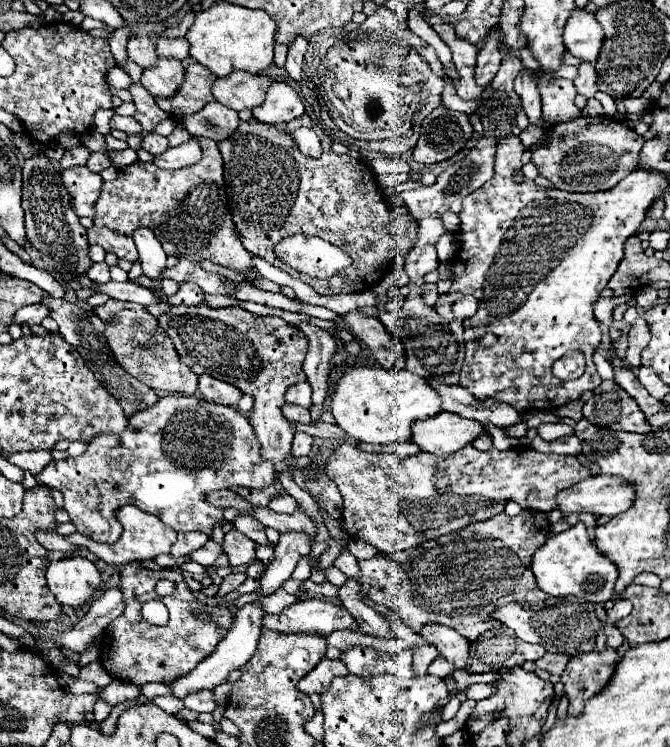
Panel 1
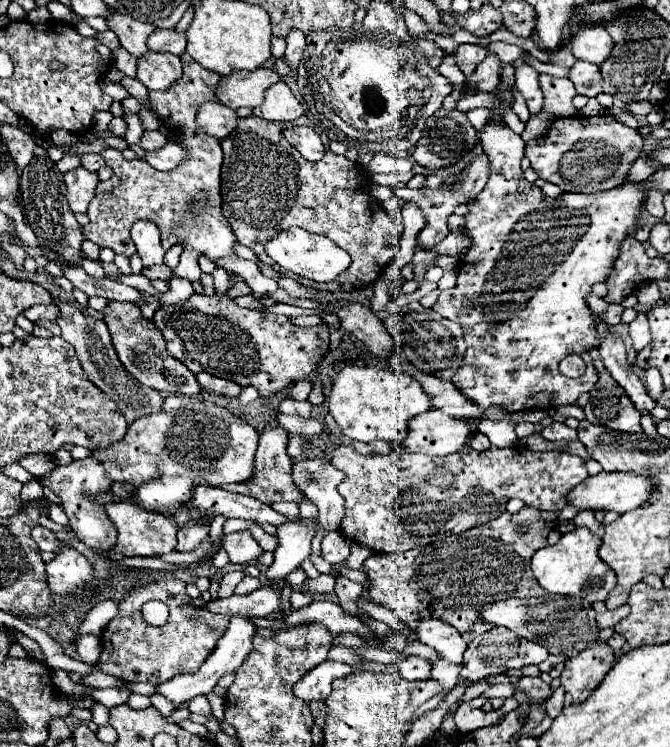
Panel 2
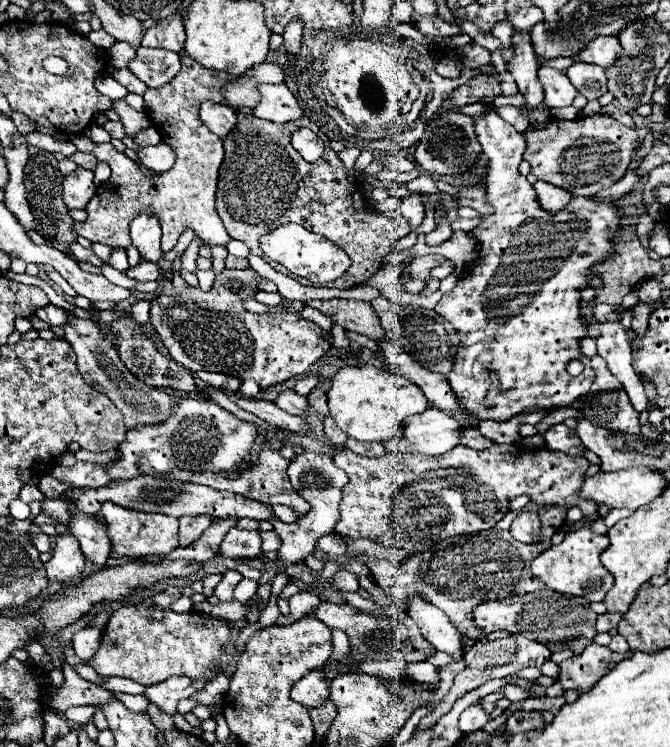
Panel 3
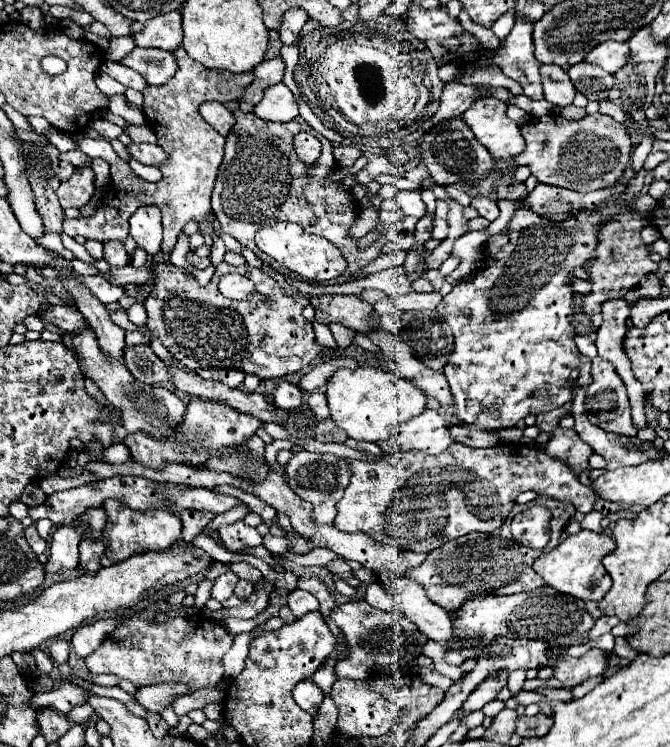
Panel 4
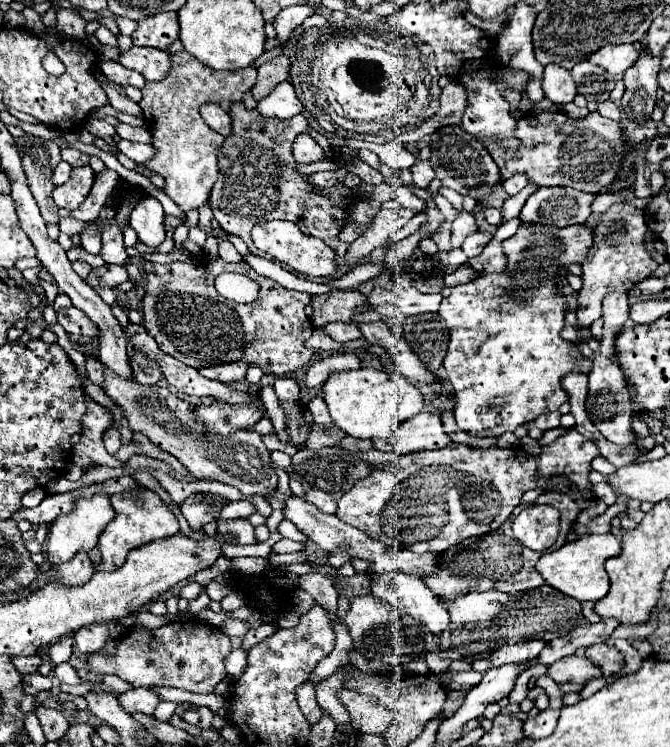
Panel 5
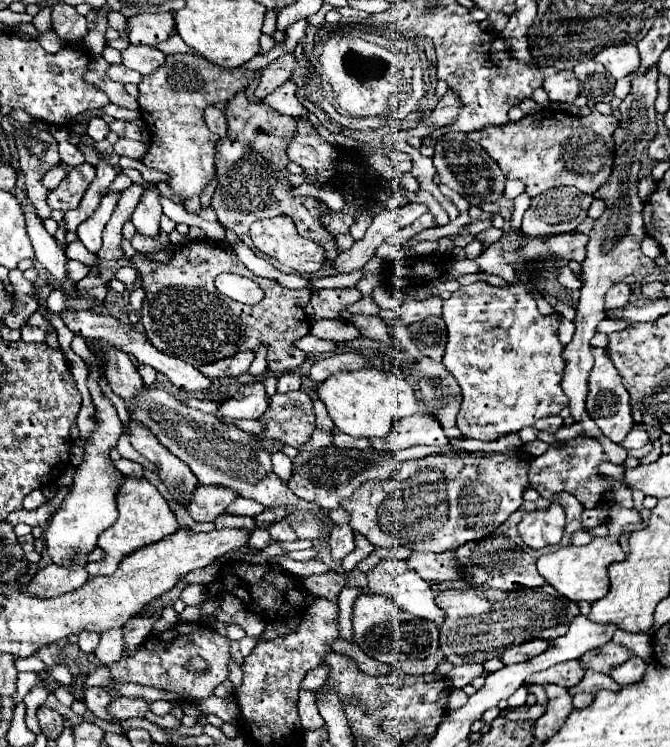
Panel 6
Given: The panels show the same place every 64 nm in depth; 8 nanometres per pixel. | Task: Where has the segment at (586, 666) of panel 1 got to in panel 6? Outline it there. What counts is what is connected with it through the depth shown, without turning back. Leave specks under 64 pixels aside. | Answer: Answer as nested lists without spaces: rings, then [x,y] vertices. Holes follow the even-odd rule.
[[[566,660],[566,662],[560,662],[560,664],[554,664],[550,666],[548,670],[544,672],[536,672],[528,678],[528,684],[558,684],[558,686],[576,686],[586,674],[586,668],[582,666],[580,660]]]

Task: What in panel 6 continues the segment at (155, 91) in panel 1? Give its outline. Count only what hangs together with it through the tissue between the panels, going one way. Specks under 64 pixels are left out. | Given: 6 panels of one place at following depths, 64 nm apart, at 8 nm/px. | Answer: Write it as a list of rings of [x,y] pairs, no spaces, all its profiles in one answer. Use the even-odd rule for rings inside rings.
[[[128,46],[122,50],[122,64],[130,70],[140,72],[142,76],[154,74],[166,60],[166,54],[152,46]]]

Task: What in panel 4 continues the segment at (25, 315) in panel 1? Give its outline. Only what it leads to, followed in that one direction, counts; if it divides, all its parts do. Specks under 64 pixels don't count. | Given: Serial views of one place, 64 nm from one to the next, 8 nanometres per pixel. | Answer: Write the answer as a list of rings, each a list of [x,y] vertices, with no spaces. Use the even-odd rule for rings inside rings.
[[[48,306],[46,310],[42,310],[42,320],[46,324],[54,324],[54,326],[62,328],[68,334],[76,332],[76,328],[84,328],[84,324],[86,324],[84,316],[80,316],[80,312],[70,306],[56,306],[56,312],[52,306]]]

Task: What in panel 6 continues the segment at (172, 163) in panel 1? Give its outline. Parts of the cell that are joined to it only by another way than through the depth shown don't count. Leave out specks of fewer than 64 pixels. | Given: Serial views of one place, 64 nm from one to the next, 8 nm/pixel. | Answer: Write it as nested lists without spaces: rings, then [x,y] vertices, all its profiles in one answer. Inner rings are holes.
[[[118,138],[118,142],[114,144],[114,150],[120,156],[128,156],[128,158],[134,158],[134,160],[142,160],[148,148],[142,142],[134,142],[134,140],[128,140],[128,138]]]

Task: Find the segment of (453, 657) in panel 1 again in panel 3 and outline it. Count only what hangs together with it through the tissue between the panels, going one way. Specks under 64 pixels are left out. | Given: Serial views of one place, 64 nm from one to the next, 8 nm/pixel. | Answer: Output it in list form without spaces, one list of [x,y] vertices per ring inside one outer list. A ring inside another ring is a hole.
[[[410,592],[410,610],[408,616],[416,620],[422,636],[432,644],[432,648],[446,652],[452,660],[462,660],[464,642],[462,634],[452,626],[448,616],[436,606],[424,602],[418,592]]]

